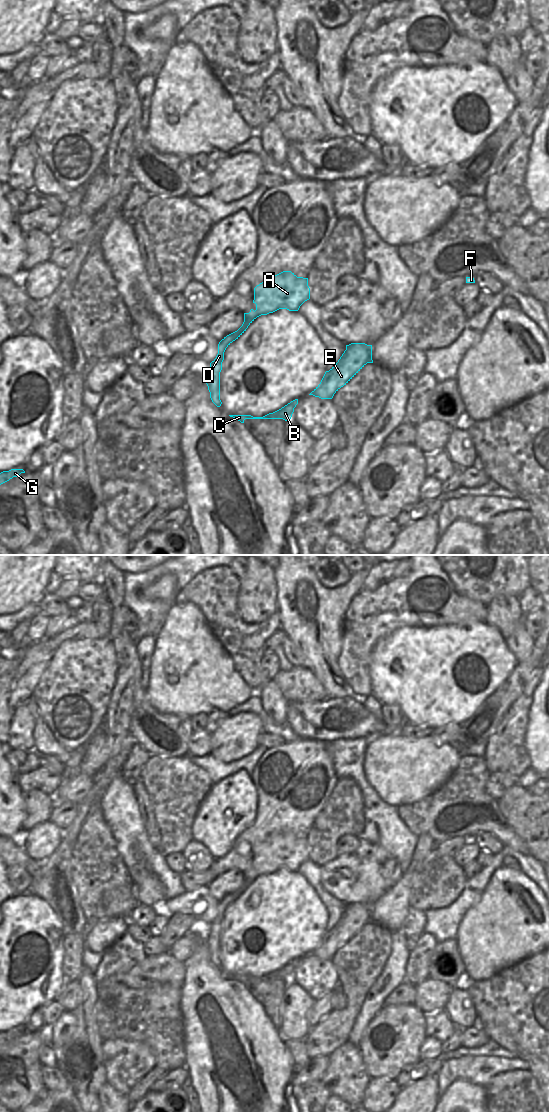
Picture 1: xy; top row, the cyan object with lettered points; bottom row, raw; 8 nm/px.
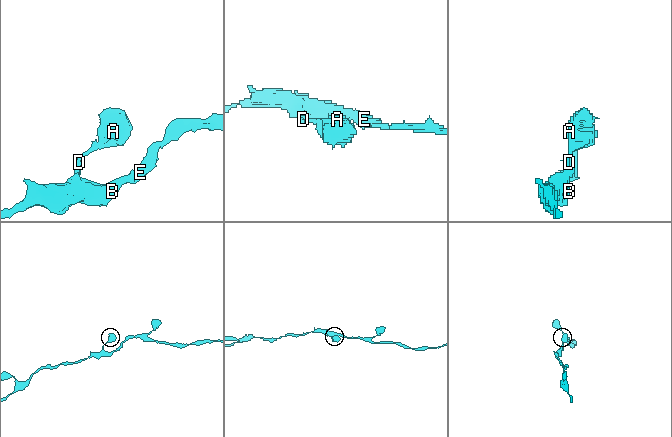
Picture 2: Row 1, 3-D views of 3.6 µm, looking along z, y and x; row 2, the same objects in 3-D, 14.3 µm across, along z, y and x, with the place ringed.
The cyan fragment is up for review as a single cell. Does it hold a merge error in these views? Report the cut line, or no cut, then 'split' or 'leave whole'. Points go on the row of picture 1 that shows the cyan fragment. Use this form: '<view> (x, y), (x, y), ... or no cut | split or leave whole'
no cut | leave whole

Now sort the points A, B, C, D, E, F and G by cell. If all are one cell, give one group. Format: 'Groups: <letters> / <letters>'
Groups: A B C D E F G.

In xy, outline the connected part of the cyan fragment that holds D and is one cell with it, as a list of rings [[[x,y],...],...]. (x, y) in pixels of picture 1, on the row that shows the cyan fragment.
[[[283,271],[277,275],[269,275],[265,281],[254,288],[256,310],[244,313],[244,322],[235,332],[224,337],[218,344],[218,354],[210,363],[208,390],[212,402],[220,407],[220,372],[226,348],[238,339],[248,326],[259,316],[273,313],[279,309],[298,311],[300,306],[310,299],[308,278],[297,277],[291,271]]]

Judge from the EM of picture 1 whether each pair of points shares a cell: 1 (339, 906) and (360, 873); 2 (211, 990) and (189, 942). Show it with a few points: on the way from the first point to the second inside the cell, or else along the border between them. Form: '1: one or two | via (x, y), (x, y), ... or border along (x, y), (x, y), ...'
1: two | border along (323, 888), (346, 904)
2: two | border along (205, 942), (201, 943), (183, 962)

